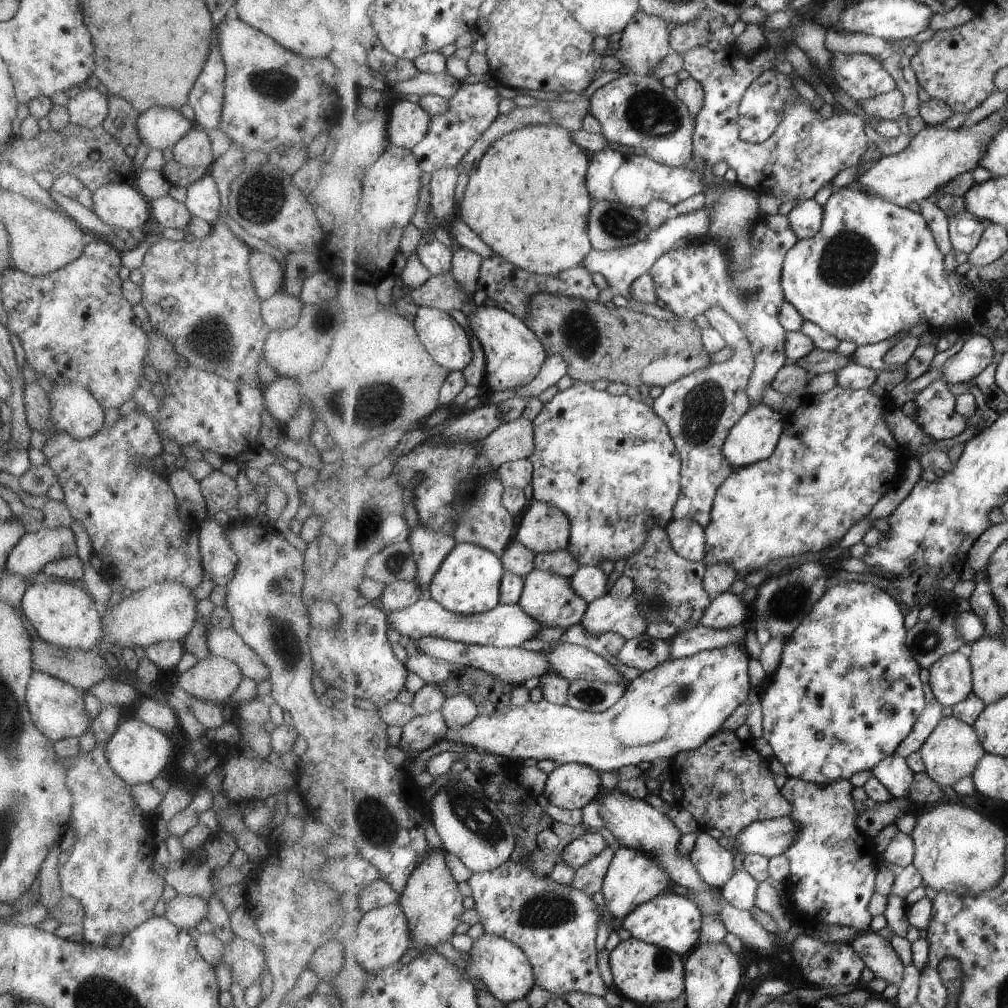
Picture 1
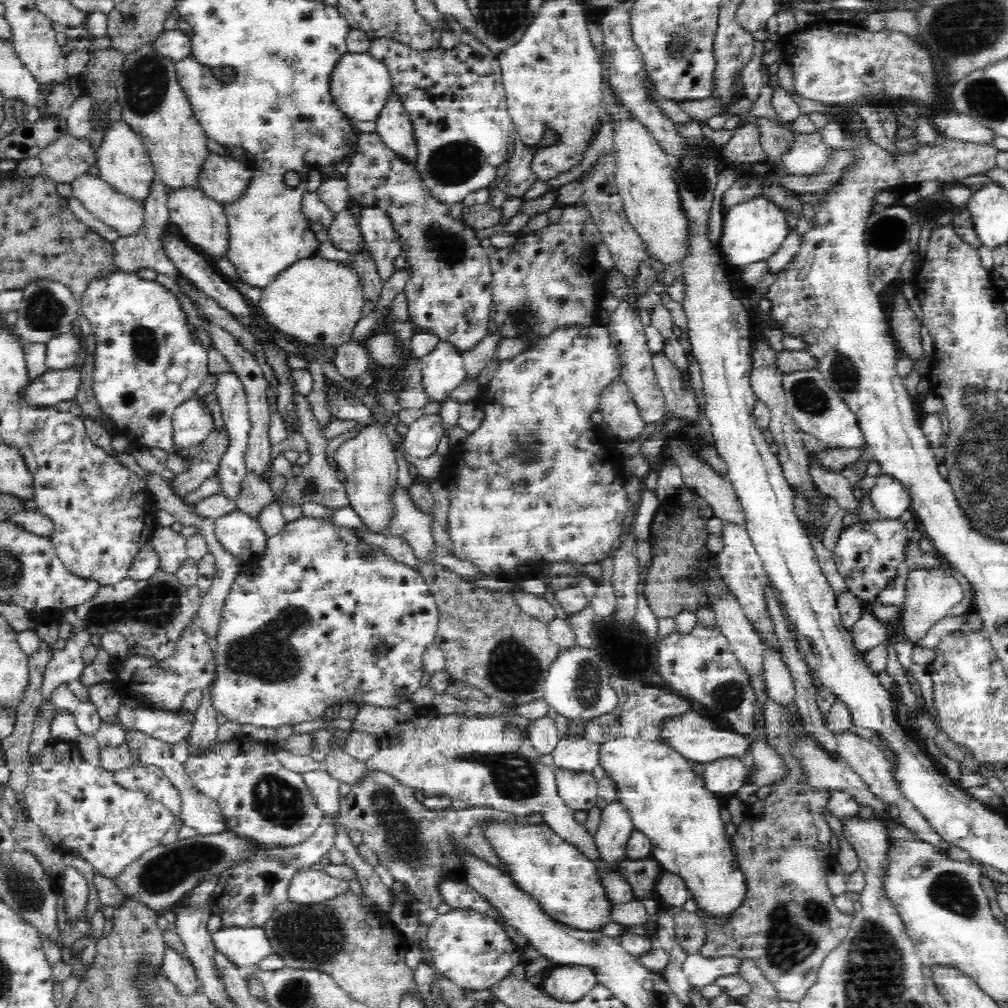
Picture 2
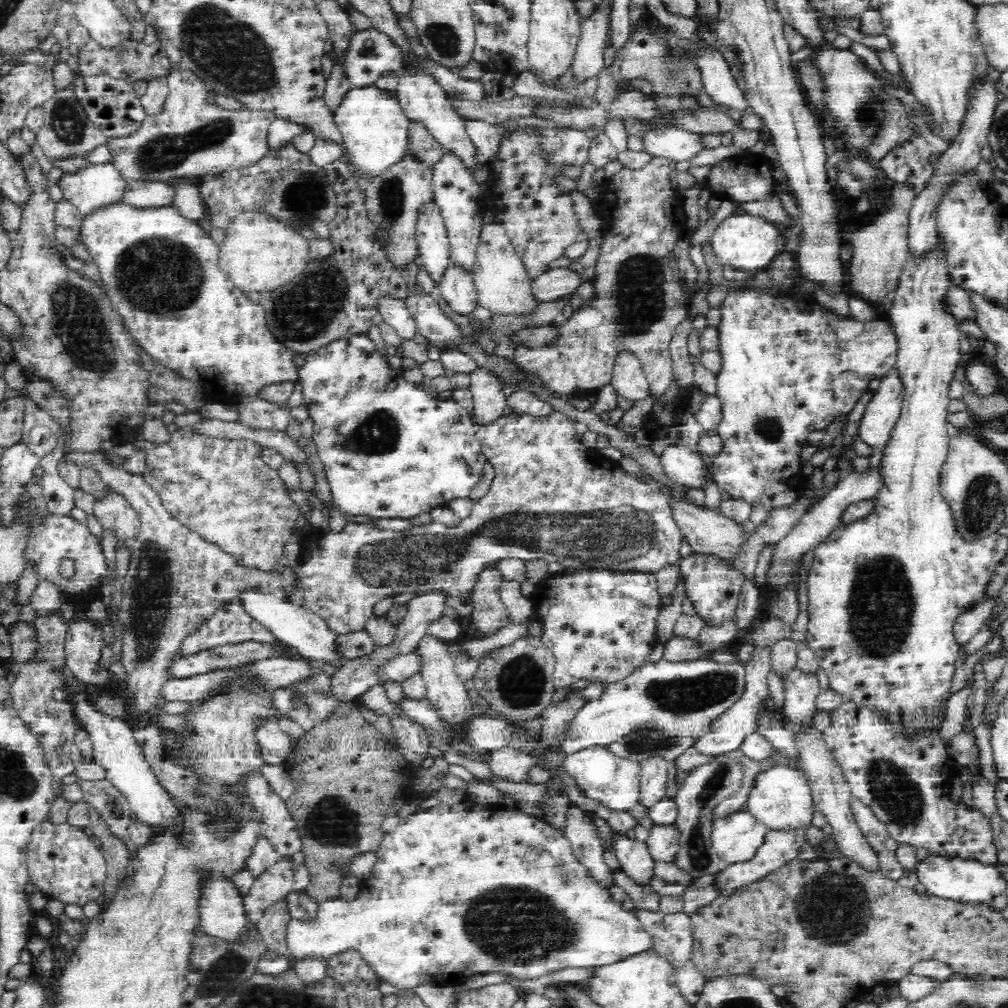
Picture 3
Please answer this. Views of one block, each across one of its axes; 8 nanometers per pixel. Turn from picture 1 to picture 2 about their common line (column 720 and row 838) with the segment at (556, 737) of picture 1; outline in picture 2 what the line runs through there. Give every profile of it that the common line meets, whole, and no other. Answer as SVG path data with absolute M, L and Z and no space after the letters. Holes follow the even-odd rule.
M618 738L602 744L599 754L599 764L604 768L606 776L616 783L618 799L628 809L634 828L650 839L652 858L658 861L663 871L682 878L688 895L694 898L697 911L702 911L718 925L726 925L745 902L748 888L746 881L738 882L734 878L734 870L739 870L741 864L720 815L724 800L706 790L702 775L696 775L689 760L666 742L660 744L641 738Z

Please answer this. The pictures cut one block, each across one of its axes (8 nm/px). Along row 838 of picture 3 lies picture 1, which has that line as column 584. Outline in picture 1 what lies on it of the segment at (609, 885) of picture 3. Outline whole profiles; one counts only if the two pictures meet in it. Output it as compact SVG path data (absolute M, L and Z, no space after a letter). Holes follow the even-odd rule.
M581 567L570 578L570 587L588 603L607 595L609 578L601 567Z

